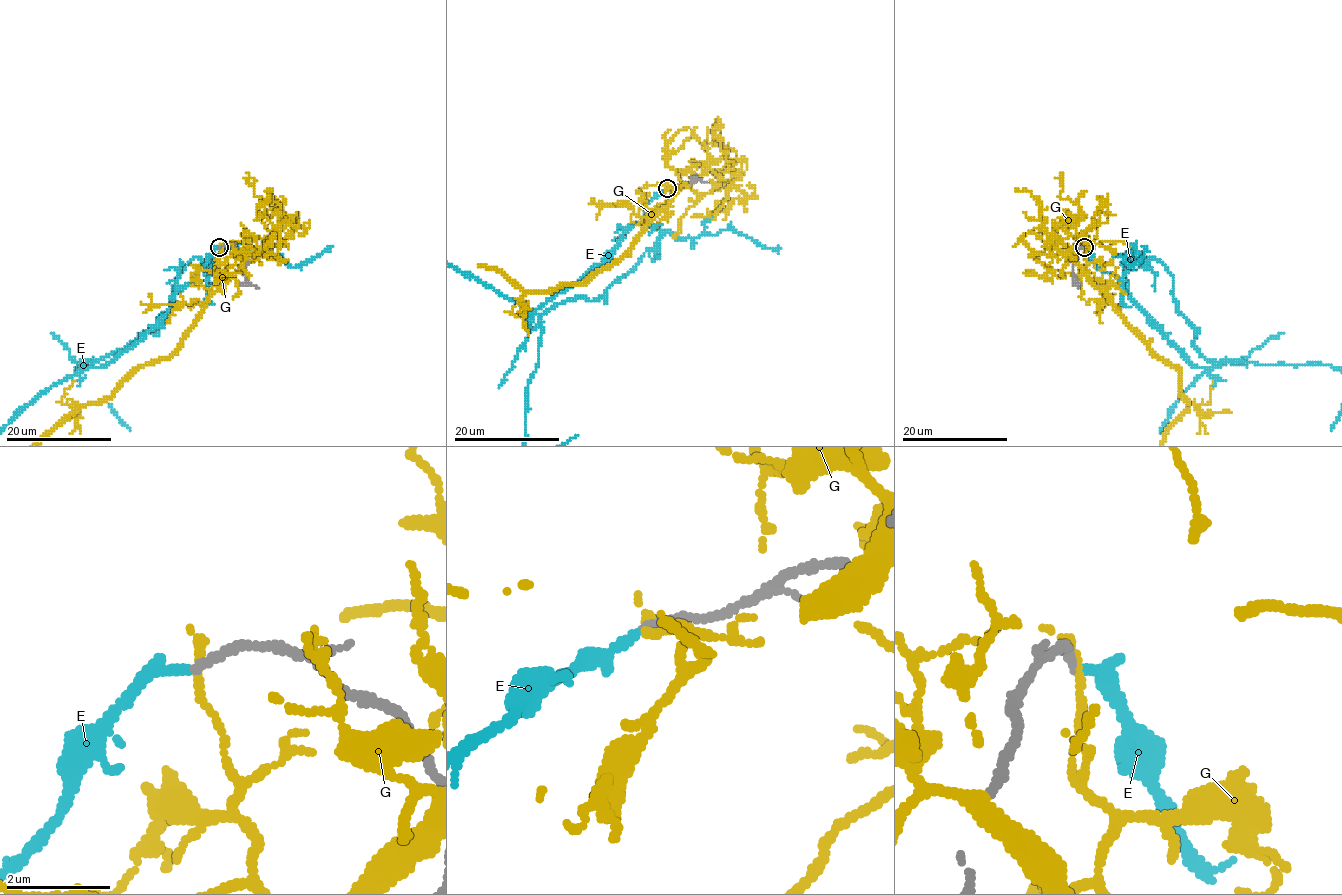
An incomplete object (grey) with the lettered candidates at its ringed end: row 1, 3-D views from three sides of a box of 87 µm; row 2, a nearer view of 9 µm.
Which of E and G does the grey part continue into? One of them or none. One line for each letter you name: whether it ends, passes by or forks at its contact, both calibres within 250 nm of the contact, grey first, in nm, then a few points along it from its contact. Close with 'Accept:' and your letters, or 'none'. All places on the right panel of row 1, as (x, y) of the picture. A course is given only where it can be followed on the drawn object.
E: It ends there. Thickness 170 nm (grey) against 200 nm
Accept: E

